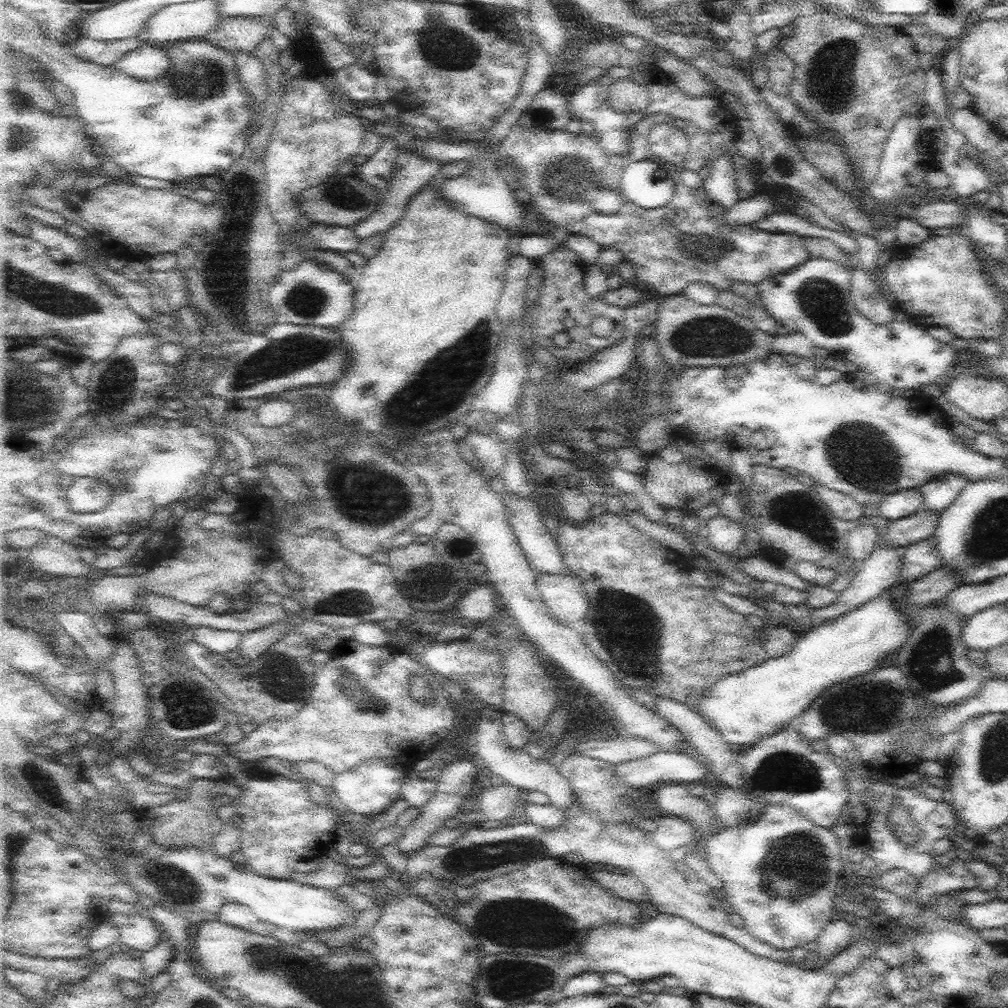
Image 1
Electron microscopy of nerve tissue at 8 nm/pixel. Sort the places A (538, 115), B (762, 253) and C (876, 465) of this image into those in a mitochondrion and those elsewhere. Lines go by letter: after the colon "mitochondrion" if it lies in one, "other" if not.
A: mitochondrion
B: other
C: mitochondrion

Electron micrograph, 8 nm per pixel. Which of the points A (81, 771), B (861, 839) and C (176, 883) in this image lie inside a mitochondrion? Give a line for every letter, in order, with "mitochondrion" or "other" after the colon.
A: other
B: other
C: mitochondrion

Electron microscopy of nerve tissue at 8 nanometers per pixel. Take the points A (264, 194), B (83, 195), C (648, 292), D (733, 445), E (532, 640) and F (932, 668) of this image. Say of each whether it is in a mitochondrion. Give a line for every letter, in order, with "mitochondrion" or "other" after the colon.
A: other
B: other
C: other
D: other
E: other
F: mitochondrion

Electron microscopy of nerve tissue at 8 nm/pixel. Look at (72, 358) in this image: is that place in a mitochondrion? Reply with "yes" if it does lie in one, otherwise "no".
no

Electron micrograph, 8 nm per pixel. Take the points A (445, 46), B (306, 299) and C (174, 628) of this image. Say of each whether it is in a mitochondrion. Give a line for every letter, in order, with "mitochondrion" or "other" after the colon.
A: mitochondrion
B: mitochondrion
C: other

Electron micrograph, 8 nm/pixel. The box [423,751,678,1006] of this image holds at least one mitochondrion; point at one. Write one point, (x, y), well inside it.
(523, 925)

